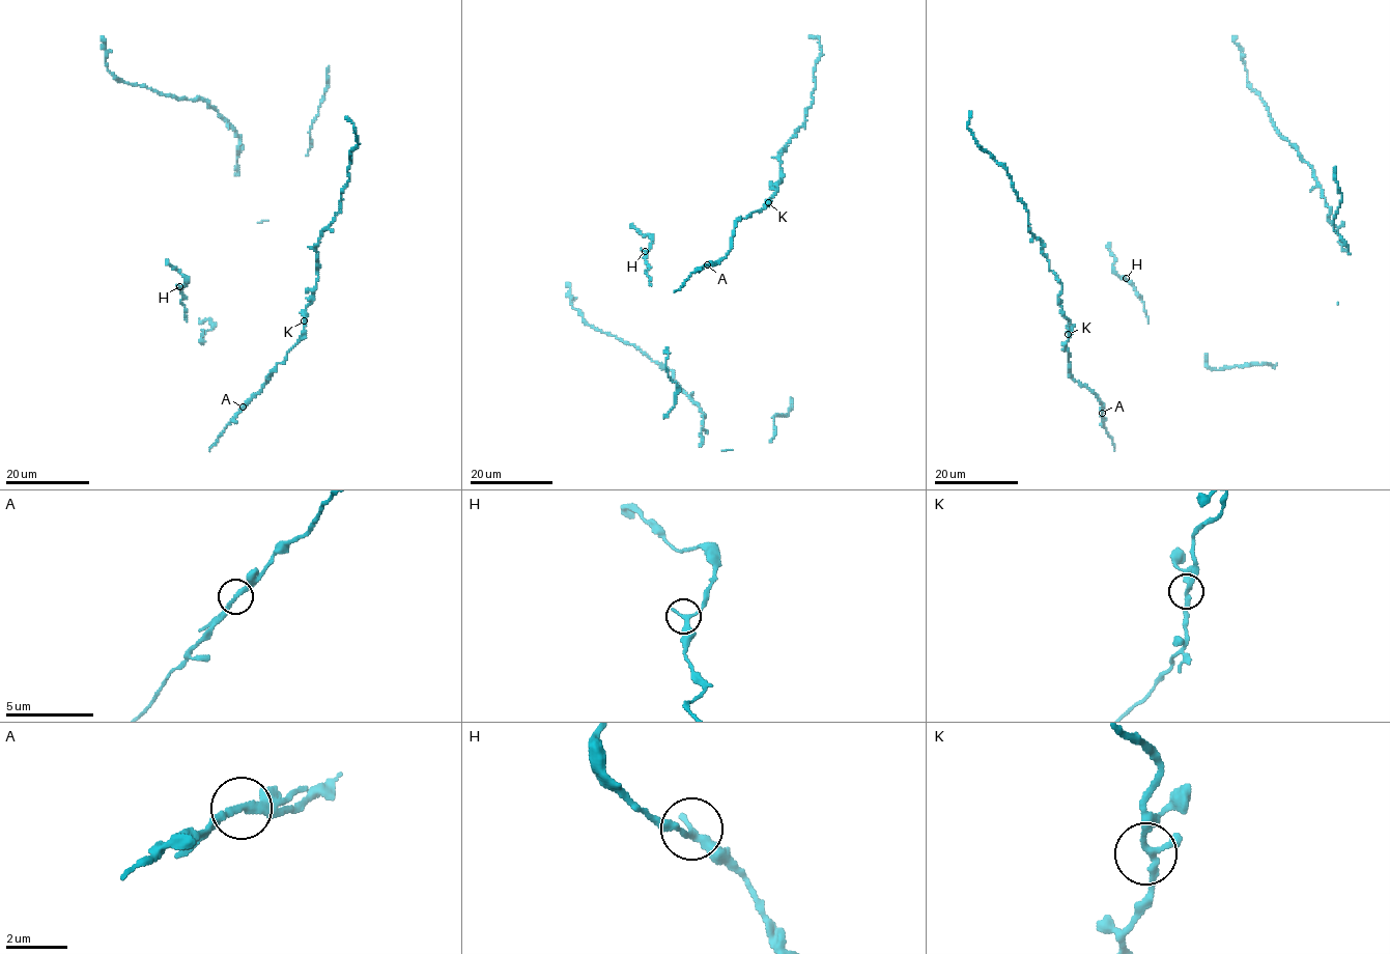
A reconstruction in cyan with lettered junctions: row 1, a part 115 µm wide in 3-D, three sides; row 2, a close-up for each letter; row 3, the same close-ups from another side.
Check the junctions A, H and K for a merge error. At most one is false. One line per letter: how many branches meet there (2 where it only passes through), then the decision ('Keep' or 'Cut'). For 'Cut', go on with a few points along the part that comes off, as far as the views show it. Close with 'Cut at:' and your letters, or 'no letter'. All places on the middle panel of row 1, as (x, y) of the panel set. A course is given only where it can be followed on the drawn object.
A: Branches: 2. Cut
H: Branches: 2. Keep
K: Branches: 2. Keep
Cut at: A

